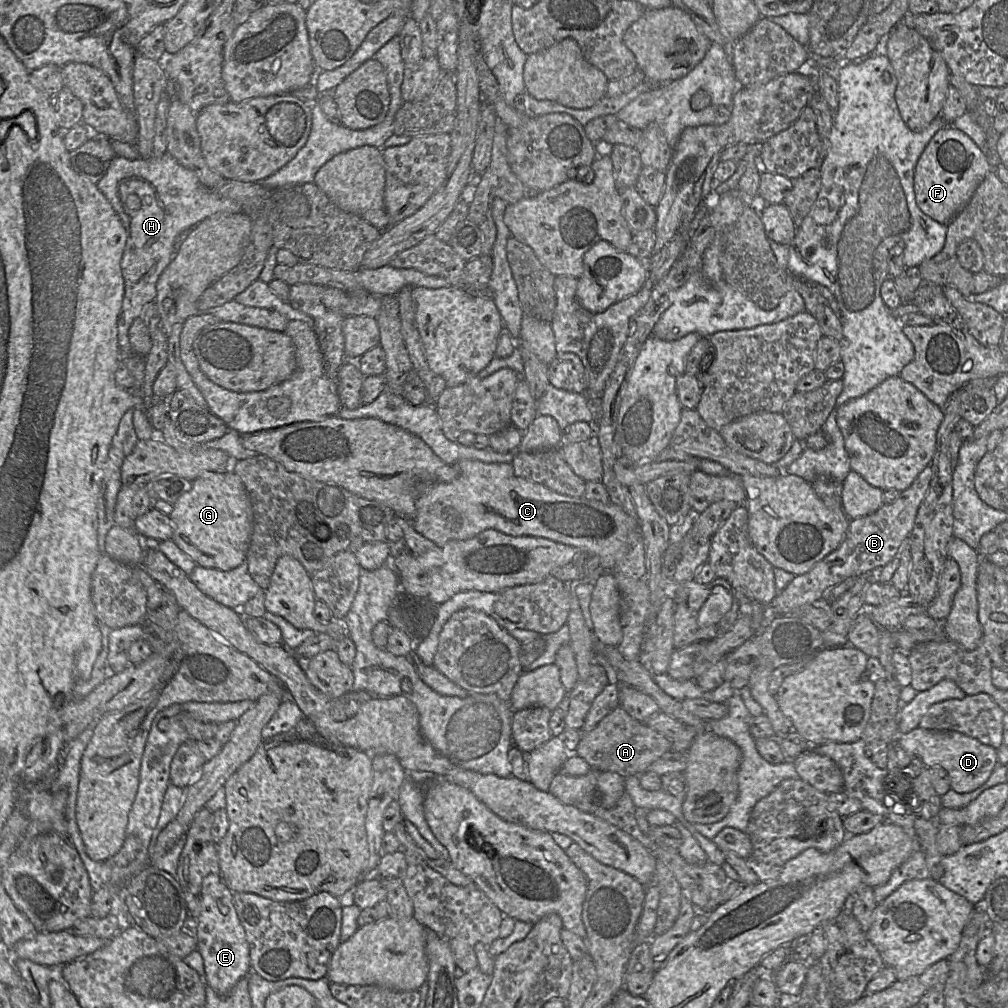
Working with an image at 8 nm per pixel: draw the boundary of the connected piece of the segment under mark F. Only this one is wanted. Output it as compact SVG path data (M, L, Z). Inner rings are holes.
M945 126L930 139L916 164L914 192L917 205L935 221L949 224L991 170L986 154L967 134L954 126Z

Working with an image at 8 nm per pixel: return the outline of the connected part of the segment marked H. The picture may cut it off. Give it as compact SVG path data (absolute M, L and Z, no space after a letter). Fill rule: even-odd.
M169 152L146 159L116 156L97 182L97 187L119 215L126 230L121 260L124 296L117 328L119 347L132 351L129 328L141 316L145 305L155 301L157 281L175 255L176 240L205 218L240 212L241 205L217 198L216 192L205 186L192 168L180 164Z

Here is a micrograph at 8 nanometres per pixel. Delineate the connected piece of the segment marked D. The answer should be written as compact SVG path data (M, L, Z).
M917 727L900 734L896 739L896 745L925 767L938 766L945 769L950 788L957 793L967 793L979 788L987 781L998 763L996 749L952 730L929 730Z

